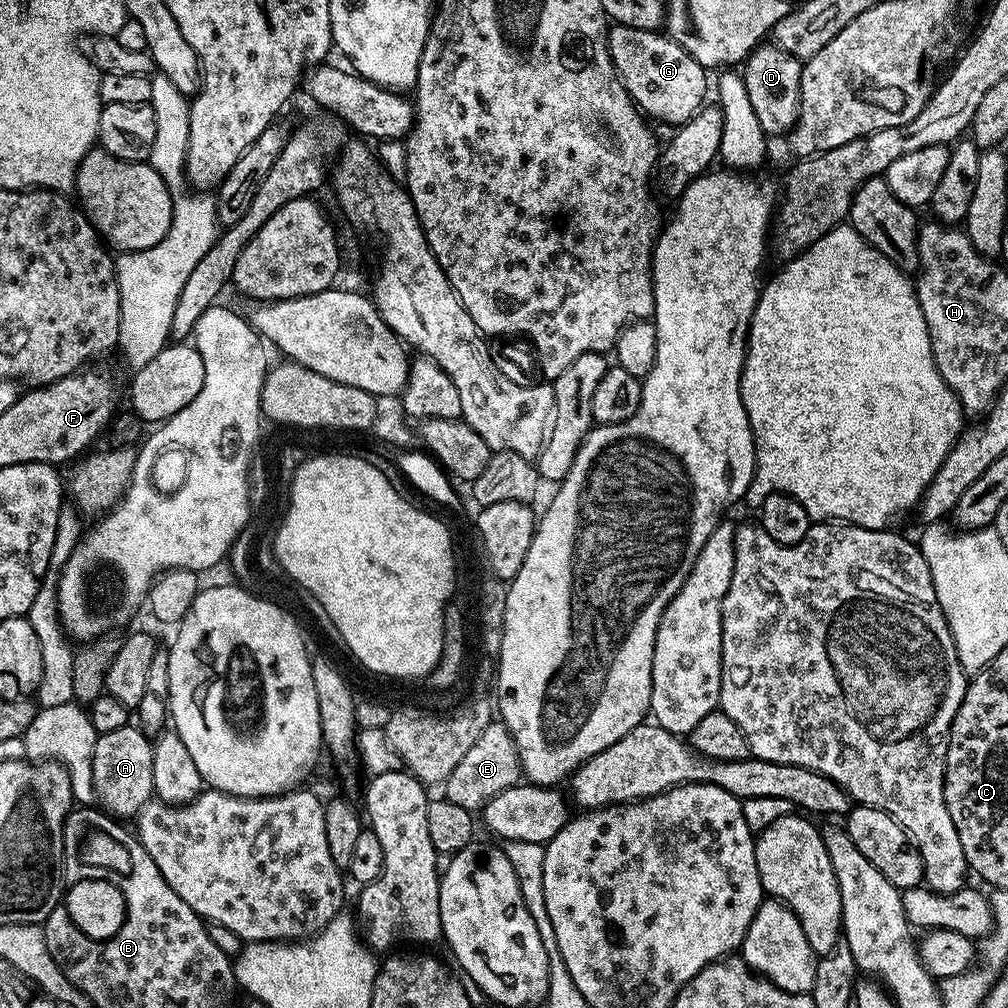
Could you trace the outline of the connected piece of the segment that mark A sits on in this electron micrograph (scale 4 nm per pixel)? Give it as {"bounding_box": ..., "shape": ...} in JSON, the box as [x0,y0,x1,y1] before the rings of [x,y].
{"bounding_box":[93,723,153,818],"shape":[[[131,723],[122,730],[99,733],[93,752],[93,780],[103,811],[116,818],[132,818],[153,799],[152,743],[149,733]]]}

